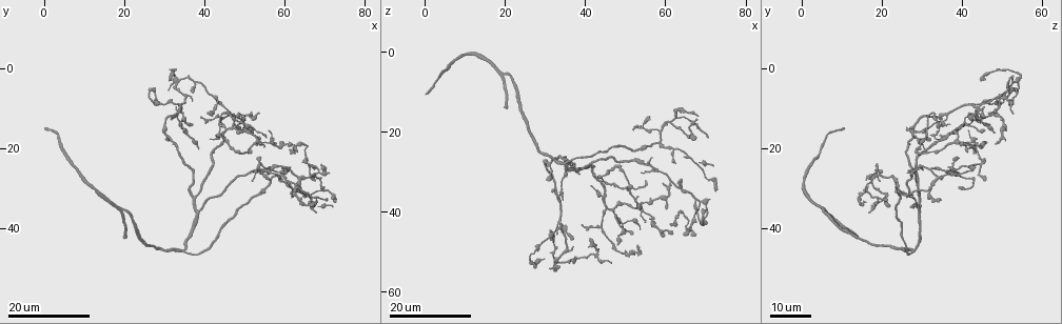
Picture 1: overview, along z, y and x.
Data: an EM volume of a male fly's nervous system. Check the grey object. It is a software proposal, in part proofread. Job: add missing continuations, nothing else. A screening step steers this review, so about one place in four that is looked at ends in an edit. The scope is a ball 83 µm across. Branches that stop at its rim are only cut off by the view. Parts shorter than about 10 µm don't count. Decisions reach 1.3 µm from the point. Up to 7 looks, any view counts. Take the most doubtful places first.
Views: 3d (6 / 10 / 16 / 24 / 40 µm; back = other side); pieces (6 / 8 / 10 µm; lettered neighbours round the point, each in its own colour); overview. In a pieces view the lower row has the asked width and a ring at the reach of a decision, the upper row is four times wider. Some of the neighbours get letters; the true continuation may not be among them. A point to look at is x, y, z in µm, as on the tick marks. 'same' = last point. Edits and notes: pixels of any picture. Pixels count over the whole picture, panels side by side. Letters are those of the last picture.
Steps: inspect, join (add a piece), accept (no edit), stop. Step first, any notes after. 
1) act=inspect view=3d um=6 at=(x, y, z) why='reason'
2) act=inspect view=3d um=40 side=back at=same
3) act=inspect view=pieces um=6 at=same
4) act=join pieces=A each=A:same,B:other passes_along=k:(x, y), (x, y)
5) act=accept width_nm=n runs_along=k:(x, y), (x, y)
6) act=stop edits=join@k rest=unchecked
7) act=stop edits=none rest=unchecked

act=inspect view=3d um=24 at=(20.0, 42.0, 13.5) why='an open end'

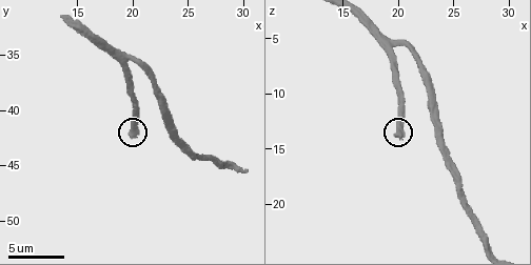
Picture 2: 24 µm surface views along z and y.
act=inspect view=pieces um=10 at=(20.2, 42.4, 13.8)

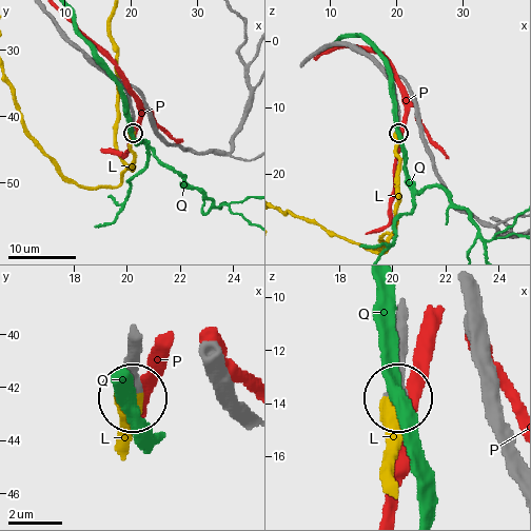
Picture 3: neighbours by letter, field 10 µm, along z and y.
act=join pieces=L each=L:same,P:other,Q:other found='it goes on there'

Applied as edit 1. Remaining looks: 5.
act=inspect view=3d um=24 at=(55.5, 16.5, 32.0) why='long arm stops here'

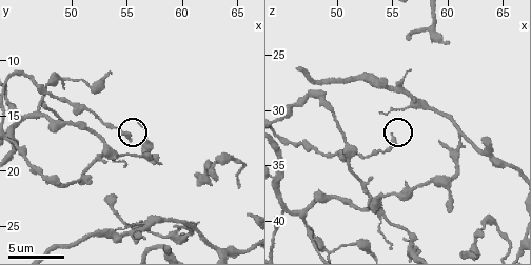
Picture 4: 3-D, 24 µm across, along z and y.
act=inspect view=3d um=6 at=(55.2, 16.8, 32.4)

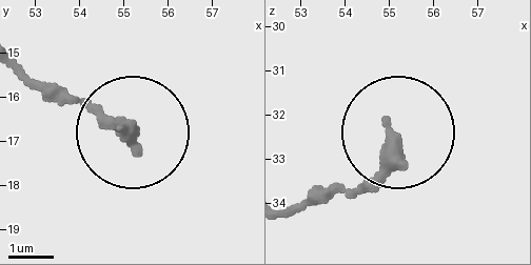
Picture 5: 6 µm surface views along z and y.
act=inspect view=pieces um=10 at=(55.00, 16.75, 32.35)

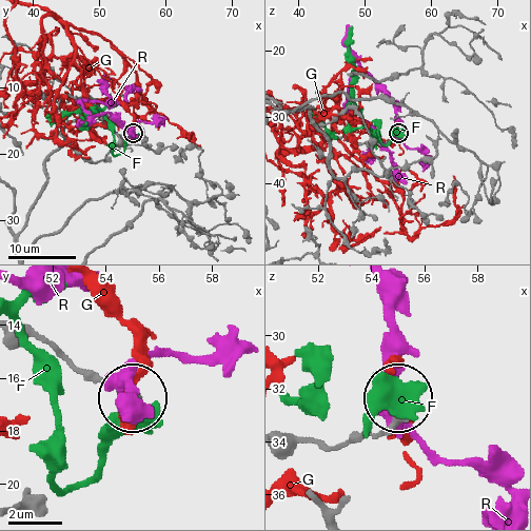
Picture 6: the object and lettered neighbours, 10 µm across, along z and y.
act=accept each=F:other,G:other,R:other found='no lettered piece goes on from it'

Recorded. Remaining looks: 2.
act=inspect view=3d um=24 at=(61.0, 21.0, 42.5) why='an open end'

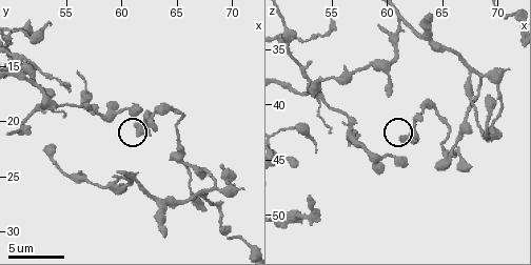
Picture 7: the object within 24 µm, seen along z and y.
act=inspect view=pieces um=10 at=(61.4, 21.2, 43.2)

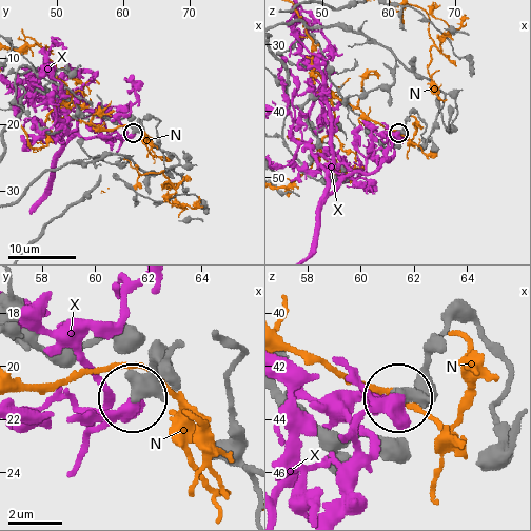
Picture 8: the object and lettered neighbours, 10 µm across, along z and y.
act=accept each=N:other,X:other runs_along=8:(174, 348), (136, 393) found='no lettered piece goes on from it'

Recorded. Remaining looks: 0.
act=stop edits=join@3 rest=unchecked

